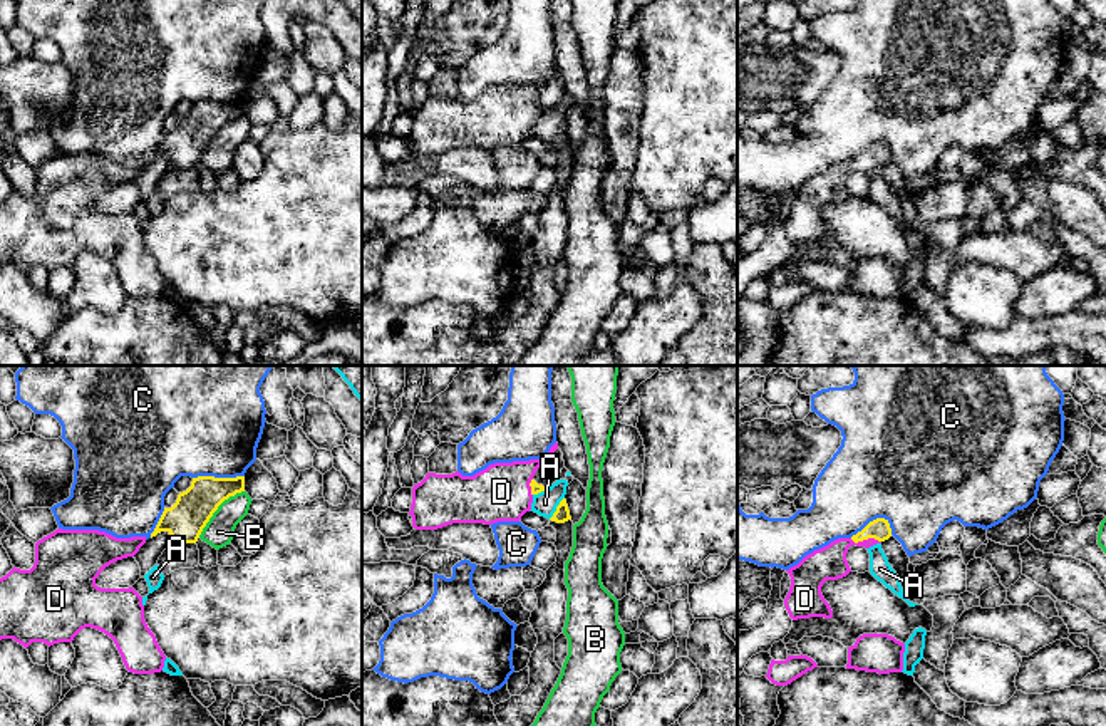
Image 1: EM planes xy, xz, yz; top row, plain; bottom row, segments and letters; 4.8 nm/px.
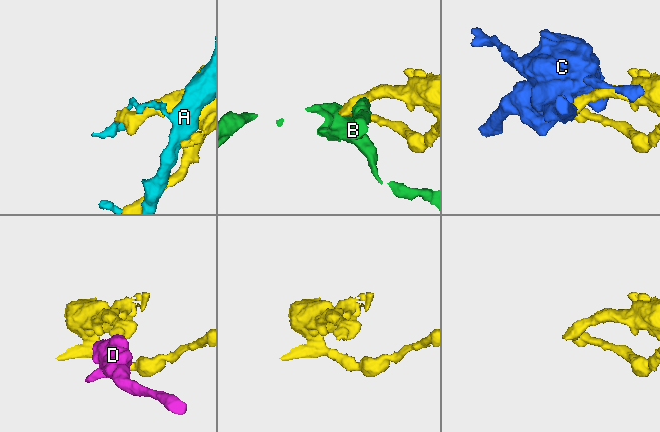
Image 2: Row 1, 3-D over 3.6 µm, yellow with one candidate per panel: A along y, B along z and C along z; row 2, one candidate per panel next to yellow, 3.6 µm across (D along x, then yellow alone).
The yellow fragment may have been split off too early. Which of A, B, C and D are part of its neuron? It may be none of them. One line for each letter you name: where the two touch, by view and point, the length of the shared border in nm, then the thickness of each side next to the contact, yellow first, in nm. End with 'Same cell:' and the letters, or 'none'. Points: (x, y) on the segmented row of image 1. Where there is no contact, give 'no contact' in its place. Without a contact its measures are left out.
D: meets yellow in yz at (865, 539); contact 150 nm long; 100 nm thick on the yellow side, 160 nm on the other
Same cell: D

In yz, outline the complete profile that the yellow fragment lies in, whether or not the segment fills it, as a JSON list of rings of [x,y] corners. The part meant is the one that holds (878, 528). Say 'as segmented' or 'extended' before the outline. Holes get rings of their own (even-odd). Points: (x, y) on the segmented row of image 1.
extended; [[[876,518],[851,538],[838,538],[786,570],[791,577],[791,587],[784,599],[789,617],[793,620],[809,617],[831,619],[833,610],[821,594],[823,583],[843,578],[851,572],[846,560],[851,545],[870,548],[890,537],[888,520]]]

